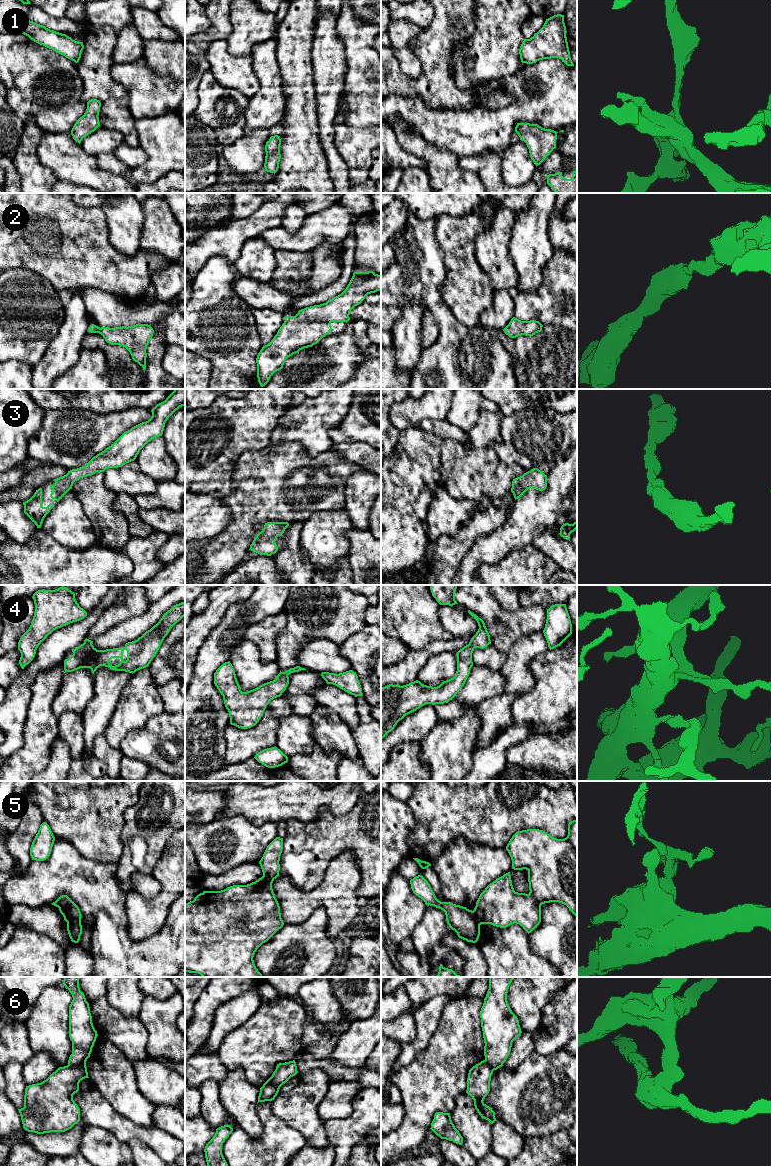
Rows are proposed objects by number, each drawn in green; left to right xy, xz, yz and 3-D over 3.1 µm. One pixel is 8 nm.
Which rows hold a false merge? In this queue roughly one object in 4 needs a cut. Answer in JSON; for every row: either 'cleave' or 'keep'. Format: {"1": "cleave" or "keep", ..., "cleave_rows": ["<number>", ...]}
{"1": "keep", "2": "keep", "3": "keep", "4": "keep", "5": "cleave", "6": "cleave", "cleave_rows": ["5", "6"]}

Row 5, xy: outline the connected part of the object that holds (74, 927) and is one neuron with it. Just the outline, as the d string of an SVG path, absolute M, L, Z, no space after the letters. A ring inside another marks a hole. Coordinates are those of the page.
M81 918L67 923L67 931L72 942L78 943L82 934Z

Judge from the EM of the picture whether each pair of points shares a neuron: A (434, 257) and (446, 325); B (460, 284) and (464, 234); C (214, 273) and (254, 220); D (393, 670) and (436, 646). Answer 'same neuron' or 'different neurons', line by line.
A: same neuron
B: same neuron
C: different neurons
D: same neuron

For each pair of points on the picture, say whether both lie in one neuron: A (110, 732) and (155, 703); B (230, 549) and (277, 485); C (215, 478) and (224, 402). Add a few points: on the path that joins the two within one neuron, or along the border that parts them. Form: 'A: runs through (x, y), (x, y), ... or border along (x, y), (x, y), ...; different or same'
A: runs through (121, 723), (141, 703), (144, 703); same
B: runs through (240, 533), (248, 514), (261, 501); same
C: runs through (219, 459), (233, 441), (235, 425), (231, 421); same

